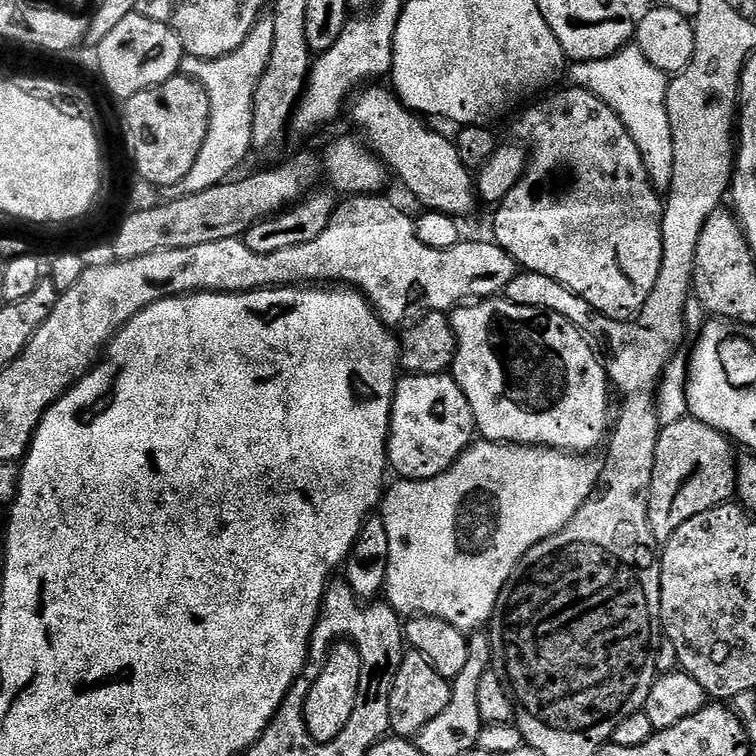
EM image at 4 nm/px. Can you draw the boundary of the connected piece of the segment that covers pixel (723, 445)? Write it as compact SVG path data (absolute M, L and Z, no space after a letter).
M685 418L661 427L658 446L654 450L654 474L648 499L653 541L669 540L674 530L678 530L682 522L690 522L694 514L702 514L733 499L738 460L732 457L732 448L733 441L701 420Z

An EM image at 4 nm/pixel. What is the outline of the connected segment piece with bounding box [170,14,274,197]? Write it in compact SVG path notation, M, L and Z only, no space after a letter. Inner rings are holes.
M265 14L259 22L246 34L246 38L230 54L213 60L199 60L185 55L180 61L180 72L191 76L206 90L210 98L210 130L206 134L206 142L198 154L198 162L171 188L173 197L198 194L202 190L210 190L214 186L225 183L233 175L232 172L253 151L252 123L254 122L254 94L258 90L258 82L270 60L270 50L274 48L274 22L271 15Z

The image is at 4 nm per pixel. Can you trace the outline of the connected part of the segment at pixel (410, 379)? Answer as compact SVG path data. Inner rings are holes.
M404 374L397 379L388 427L388 467L406 480L429 480L445 472L474 442L476 419L466 394L451 375Z

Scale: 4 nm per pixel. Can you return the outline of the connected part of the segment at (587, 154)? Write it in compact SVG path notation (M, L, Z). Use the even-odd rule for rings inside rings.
M568 86L565 92L555 92L551 93L553 96L549 100L541 99L536 102L541 104L534 105L520 120L519 139L533 140L528 168L524 171L523 178L512 187L510 194L506 194L506 198L495 205L496 217L492 220L492 232L496 236L493 237L495 243L499 244L502 250L506 250L506 254L510 254L523 271L546 274L546 278L554 278L574 294L586 298L586 302L590 302L590 306L594 306L594 310L598 310L603 316L617 322L628 322L640 311L646 298L650 298L650 290L654 290L654 282L658 282L658 274L662 270L662 222L666 204L661 193L660 196L656 193L659 192L657 185L648 177L638 146L634 146L634 138L630 138L618 114L614 114L614 110L606 106L606 102L602 102L585 88Z

